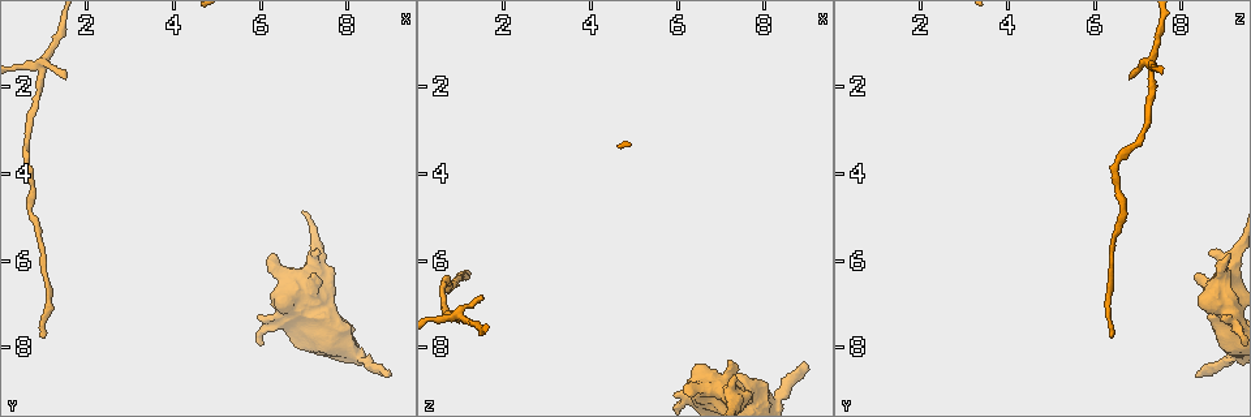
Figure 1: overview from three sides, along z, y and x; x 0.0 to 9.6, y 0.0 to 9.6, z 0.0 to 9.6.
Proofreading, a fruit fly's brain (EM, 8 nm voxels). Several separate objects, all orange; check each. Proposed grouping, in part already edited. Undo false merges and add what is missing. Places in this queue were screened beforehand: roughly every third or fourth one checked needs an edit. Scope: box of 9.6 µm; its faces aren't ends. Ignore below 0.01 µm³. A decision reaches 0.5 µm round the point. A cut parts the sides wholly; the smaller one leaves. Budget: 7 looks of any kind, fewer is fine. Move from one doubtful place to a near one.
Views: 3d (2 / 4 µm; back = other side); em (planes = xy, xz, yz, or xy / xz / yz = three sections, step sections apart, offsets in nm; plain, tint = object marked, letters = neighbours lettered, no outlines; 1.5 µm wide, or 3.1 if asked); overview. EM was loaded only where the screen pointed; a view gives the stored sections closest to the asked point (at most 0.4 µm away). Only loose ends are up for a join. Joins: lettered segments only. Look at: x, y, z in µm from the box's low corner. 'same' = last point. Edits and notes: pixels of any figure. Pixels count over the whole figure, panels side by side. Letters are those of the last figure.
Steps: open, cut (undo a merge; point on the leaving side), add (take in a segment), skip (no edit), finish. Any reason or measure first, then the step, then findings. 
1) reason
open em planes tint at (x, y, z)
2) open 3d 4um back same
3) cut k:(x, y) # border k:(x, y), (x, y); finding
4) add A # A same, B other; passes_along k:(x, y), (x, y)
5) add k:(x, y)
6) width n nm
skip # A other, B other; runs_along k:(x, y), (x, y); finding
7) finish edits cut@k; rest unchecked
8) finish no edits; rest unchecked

an open end
open em planes plain at (1.10, 7.75, 6.40)

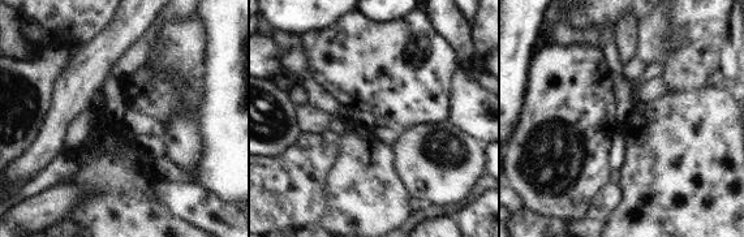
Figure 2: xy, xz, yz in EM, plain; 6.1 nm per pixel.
open em planes letters same

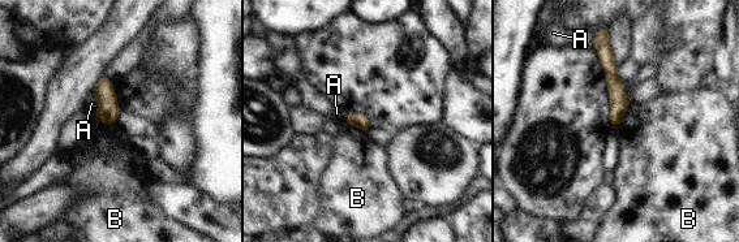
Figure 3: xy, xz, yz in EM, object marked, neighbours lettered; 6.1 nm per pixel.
skip # A other, B other; border 3:(630, 103), (618, 126); no lettered segment goes on from it

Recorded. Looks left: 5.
abrupt turn
open em planes letters at (0.95, 1.55, 7.35)

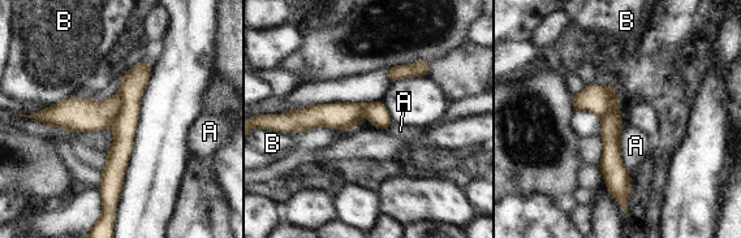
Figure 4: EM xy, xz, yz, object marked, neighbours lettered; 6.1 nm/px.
longest_contact A 300 nm
cut 4:(78, 115) # A other, B other; two neurons meet here

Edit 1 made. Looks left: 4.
branch stops here
open em xz step 4 letters at (8.90, 8.70, 8.40)

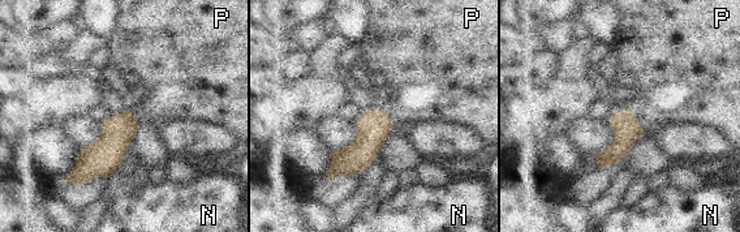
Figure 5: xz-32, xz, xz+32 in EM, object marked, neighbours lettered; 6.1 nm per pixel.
open em planes letters same

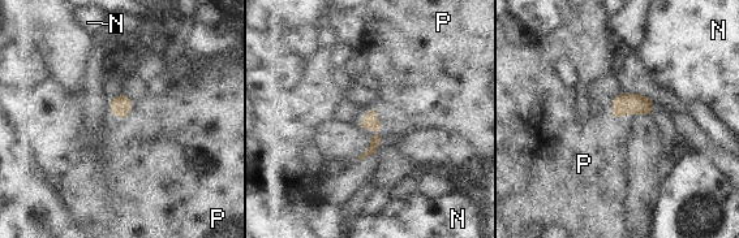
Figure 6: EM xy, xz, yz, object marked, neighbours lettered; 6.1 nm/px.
add P # N other, P same; passes_along 6:(370, 121), (381, 128), (403, 94); the neuron continues

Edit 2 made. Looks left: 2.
finish edits cut@4, add@6; rest unchecked

